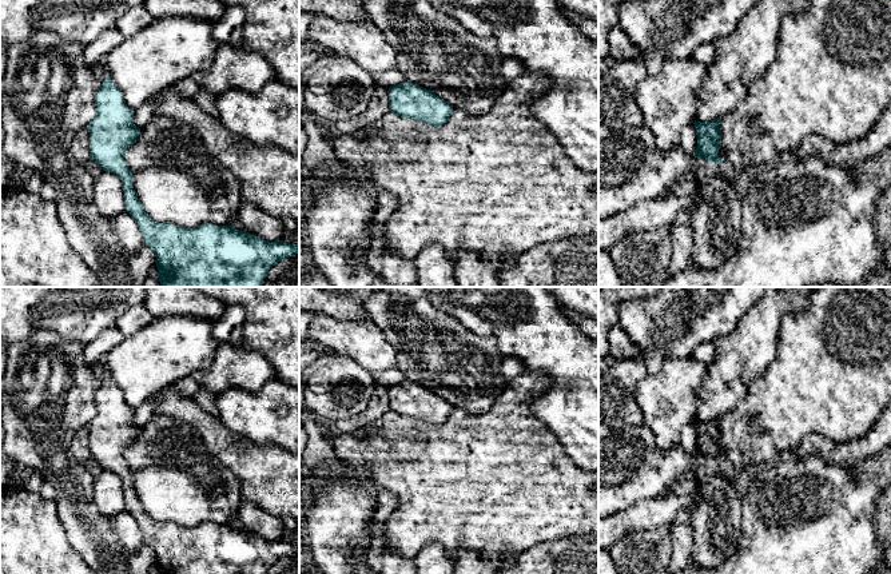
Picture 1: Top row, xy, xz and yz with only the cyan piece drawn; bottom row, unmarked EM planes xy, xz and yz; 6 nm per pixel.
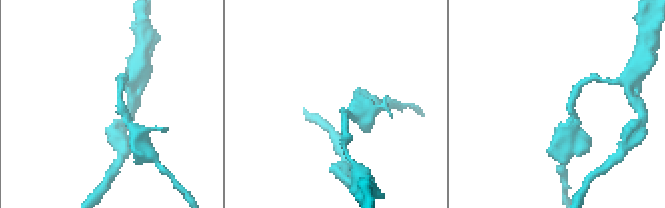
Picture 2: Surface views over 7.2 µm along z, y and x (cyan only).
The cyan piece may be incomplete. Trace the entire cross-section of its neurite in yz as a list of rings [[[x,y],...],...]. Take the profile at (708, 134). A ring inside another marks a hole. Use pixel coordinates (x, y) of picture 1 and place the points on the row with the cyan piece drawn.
[[[721,117],[711,121],[696,121],[696,135],[697,135],[697,147],[693,156],[697,159],[705,159],[709,163],[723,164],[723,158],[719,158],[719,150],[721,146]]]

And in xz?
[[[405,81],[389,88],[389,109],[403,119],[443,125],[453,107],[434,92]]]

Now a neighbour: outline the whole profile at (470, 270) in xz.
[[[461,251],[453,271],[458,287],[501,287],[497,271],[476,252]]]

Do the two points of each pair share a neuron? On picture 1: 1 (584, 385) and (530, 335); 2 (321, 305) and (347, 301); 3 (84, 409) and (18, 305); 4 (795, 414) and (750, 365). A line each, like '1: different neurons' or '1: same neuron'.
1: same neuron
2: same neuron
3: different neurons
4: different neurons

